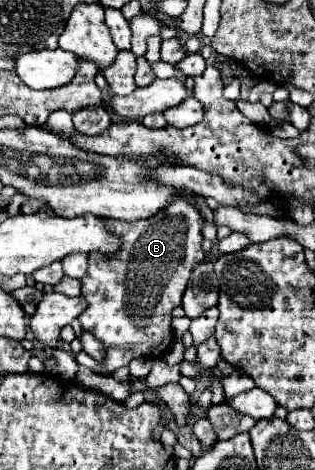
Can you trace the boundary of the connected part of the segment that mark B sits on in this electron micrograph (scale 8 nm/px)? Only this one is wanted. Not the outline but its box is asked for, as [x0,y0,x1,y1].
[78,195,204,373]

